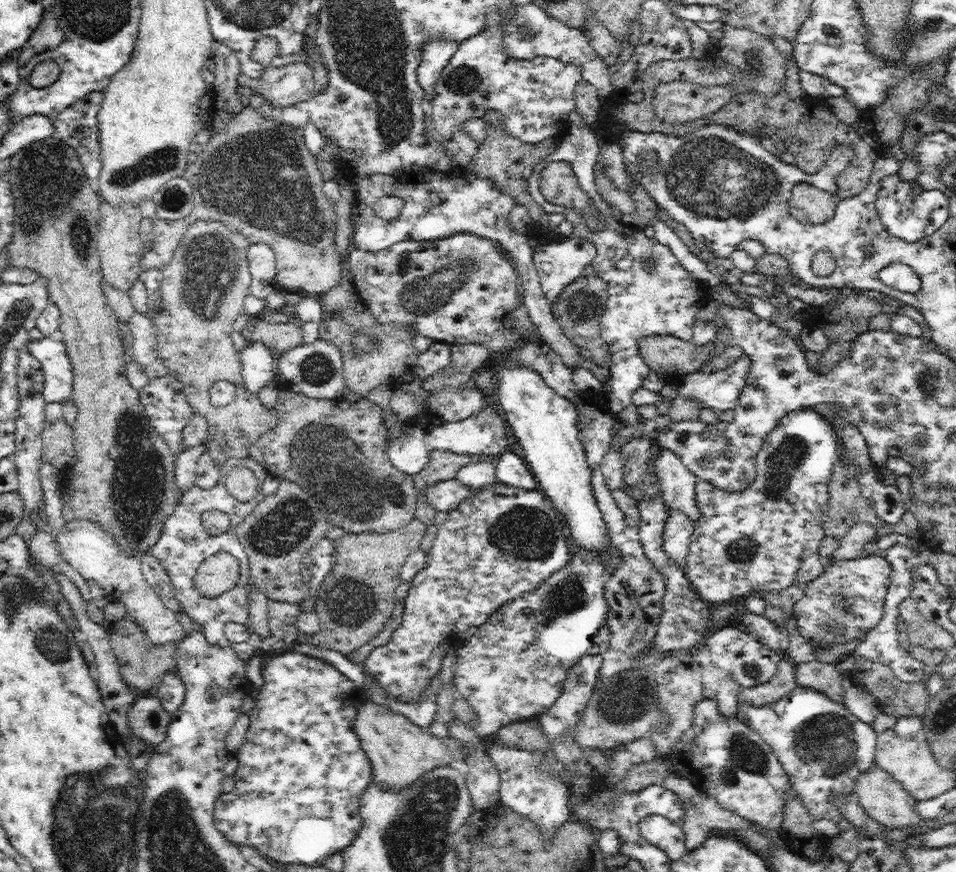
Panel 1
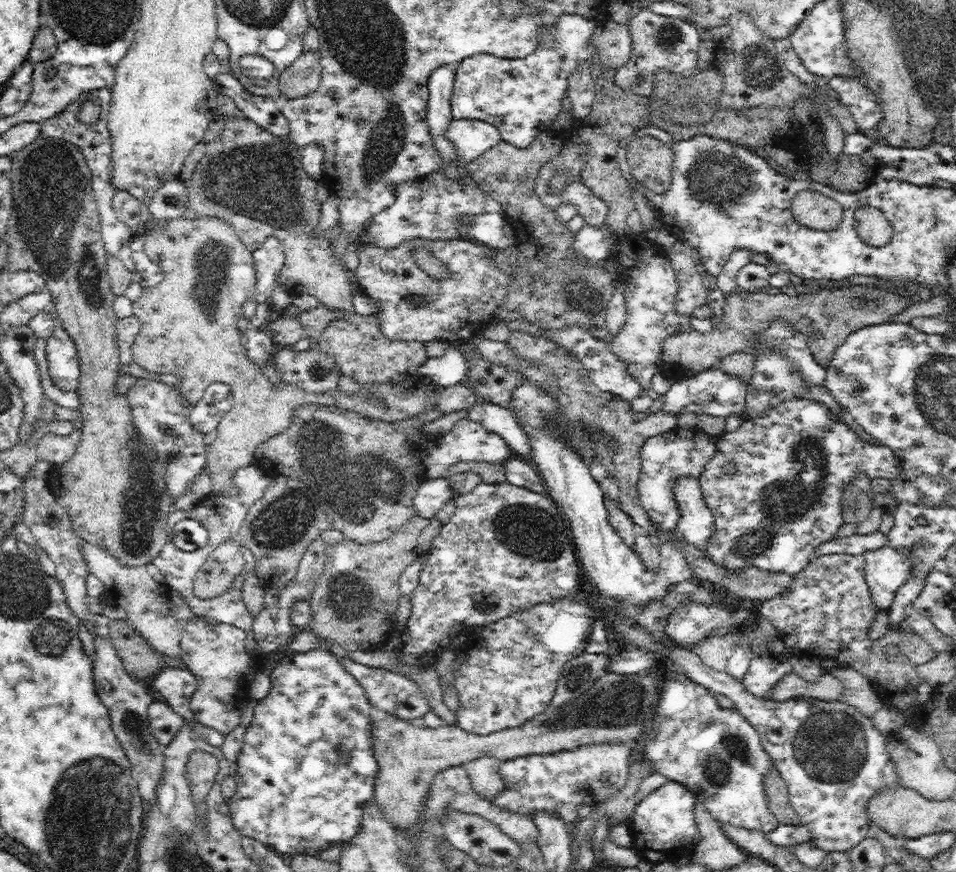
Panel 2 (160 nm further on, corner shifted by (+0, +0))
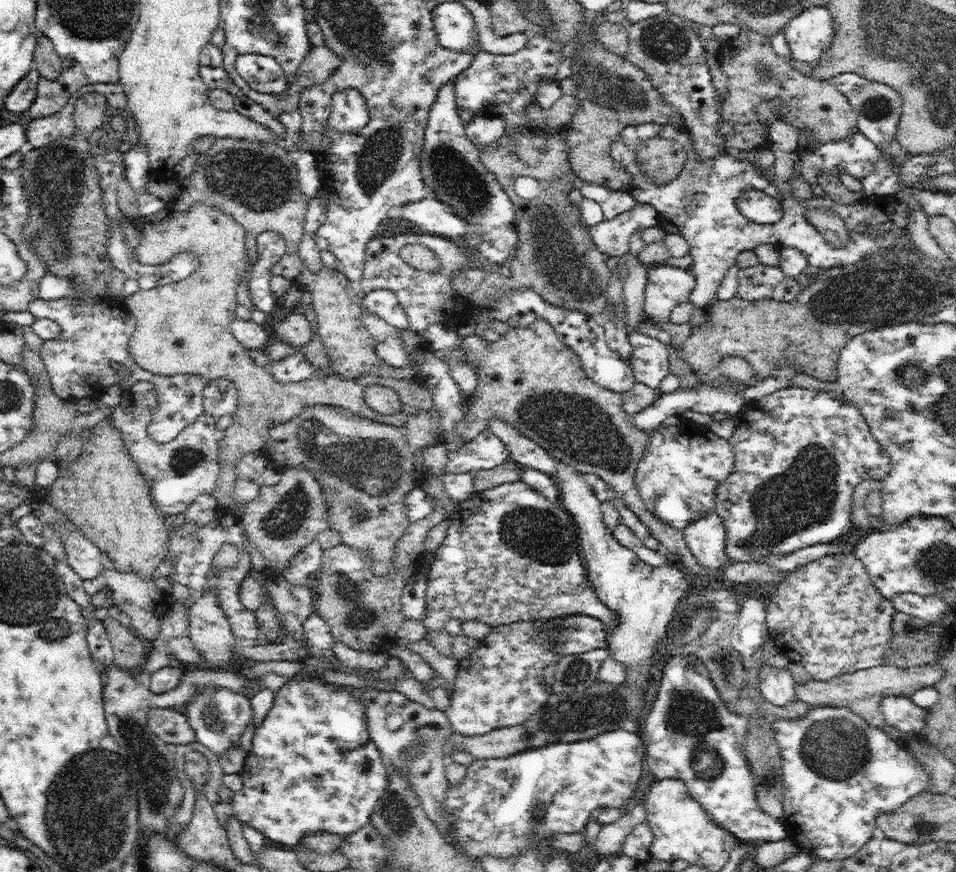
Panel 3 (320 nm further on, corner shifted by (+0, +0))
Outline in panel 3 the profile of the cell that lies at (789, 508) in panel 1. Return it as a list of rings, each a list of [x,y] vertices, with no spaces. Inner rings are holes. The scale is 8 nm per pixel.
[[[798,387],[782,388],[763,396],[760,400],[746,401],[742,410],[732,419],[736,423],[736,427],[728,441],[734,449],[734,472],[723,484],[718,486],[716,498],[714,498],[716,501],[714,511],[722,517],[722,523],[726,527],[725,551],[732,561],[764,563],[765,558],[770,555],[790,554],[805,546],[845,539],[854,530],[850,513],[854,506],[853,493],[856,485],[869,479],[884,481],[890,474],[890,455],[870,432],[870,427],[860,408],[834,392],[825,393],[820,390],[807,390]]]

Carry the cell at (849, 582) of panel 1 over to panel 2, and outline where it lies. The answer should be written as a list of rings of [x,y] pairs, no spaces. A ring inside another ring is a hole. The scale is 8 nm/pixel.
[[[886,544],[863,553],[864,577],[878,610],[892,606],[894,594],[912,576],[912,557],[906,549],[894,549]]]

